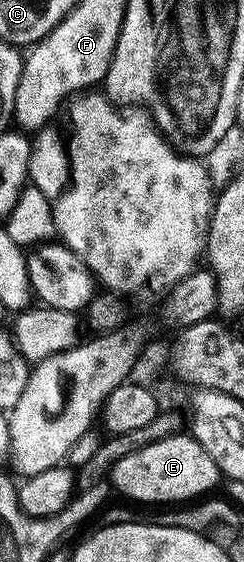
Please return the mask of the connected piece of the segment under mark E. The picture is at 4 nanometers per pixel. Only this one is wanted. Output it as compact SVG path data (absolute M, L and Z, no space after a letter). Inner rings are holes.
M191 434L168 436L151 442L127 458L119 458L113 464L111 484L126 496L126 501L141 506L177 506L182 502L193 502L204 497L219 481L219 473L211 454L199 446ZM117 487L117 488L116 488ZM138 500L138 501L137 501Z

